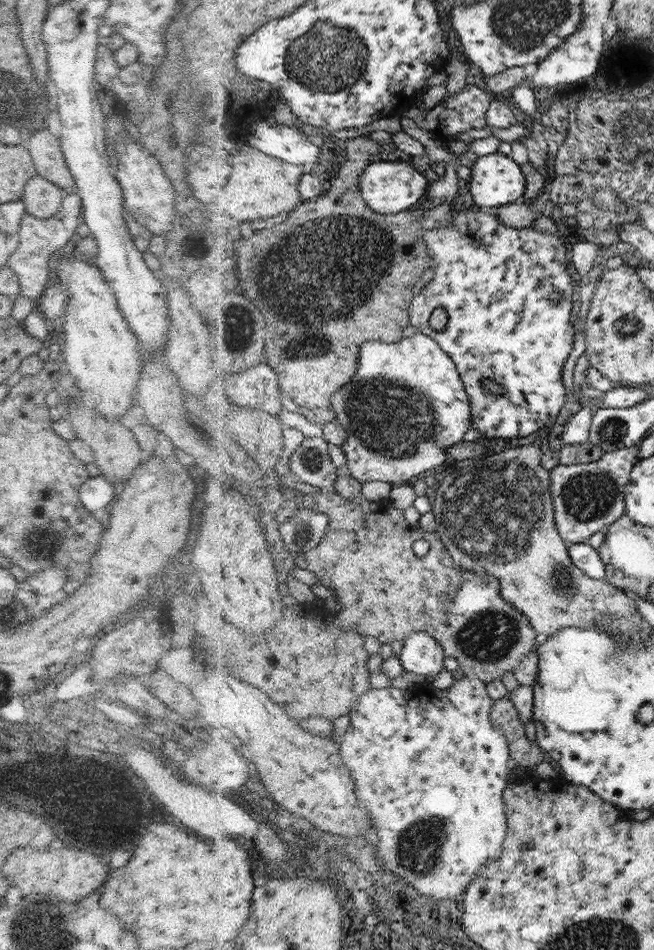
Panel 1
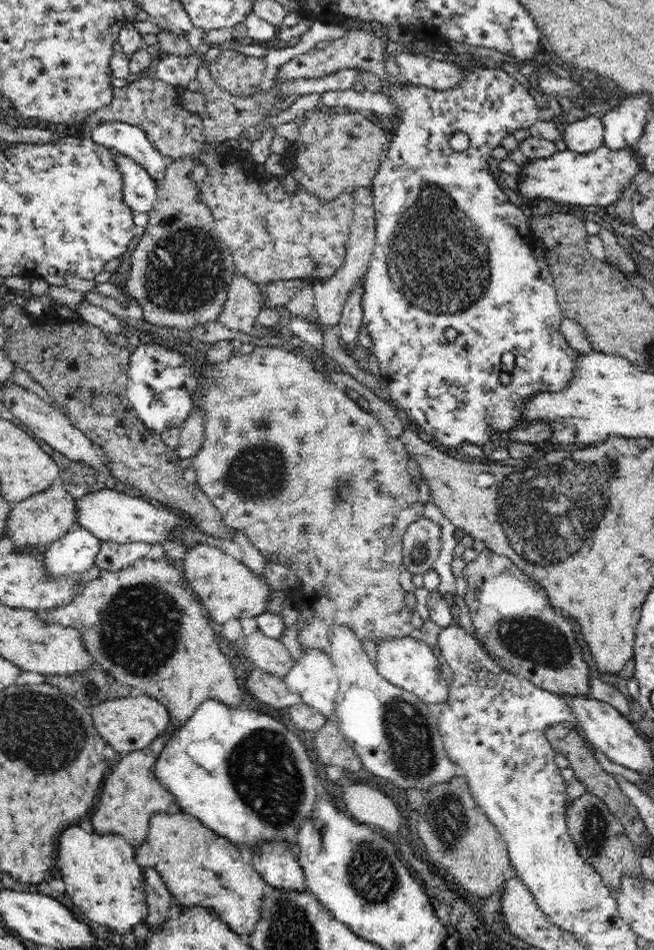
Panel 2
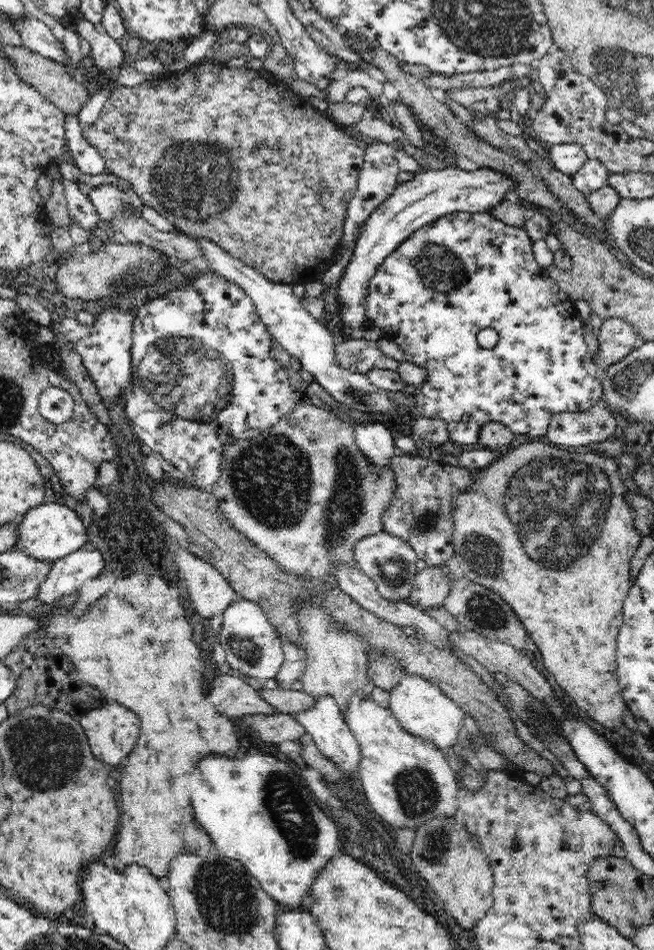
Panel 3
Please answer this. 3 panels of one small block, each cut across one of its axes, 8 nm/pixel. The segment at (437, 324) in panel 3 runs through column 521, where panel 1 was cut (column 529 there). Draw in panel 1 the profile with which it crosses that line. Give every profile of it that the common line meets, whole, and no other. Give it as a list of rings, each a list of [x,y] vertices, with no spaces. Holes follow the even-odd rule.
[[[481,209],[479,212],[474,210],[464,210],[463,212],[452,212],[452,225],[440,225],[436,229],[431,229],[426,233],[426,242],[430,248],[431,254],[435,257],[435,271],[428,277],[426,282],[419,289],[419,293],[410,307],[412,312],[412,325],[418,328],[420,333],[430,335],[432,338],[437,339],[441,343],[444,350],[449,351],[453,355],[454,360],[457,362],[458,369],[462,373],[462,382],[464,383],[465,390],[470,398],[470,409],[473,427],[482,432],[485,438],[493,437],[525,437],[529,434],[537,434],[540,428],[544,426],[550,427],[550,424],[554,424],[554,420],[558,418],[562,406],[568,402],[568,396],[566,396],[566,388],[562,384],[562,368],[566,364],[566,358],[568,354],[572,352],[572,342],[574,342],[574,326],[570,322],[572,318],[572,298],[574,298],[574,280],[566,268],[566,258],[564,258],[564,240],[566,240],[566,250],[568,250],[568,238],[564,234],[544,233],[532,229],[532,227],[518,228],[510,227],[510,225],[504,225],[500,223],[500,219],[494,215],[491,211],[485,211]],[[560,291],[563,293],[563,302],[558,306],[552,304],[550,296],[552,292]],[[438,308],[444,308],[448,314],[448,322],[445,329],[441,331],[434,330],[432,328],[432,322],[430,318],[434,316],[434,312]],[[482,380],[494,380],[498,386],[504,388],[504,393],[492,393],[488,389],[482,386]]]

